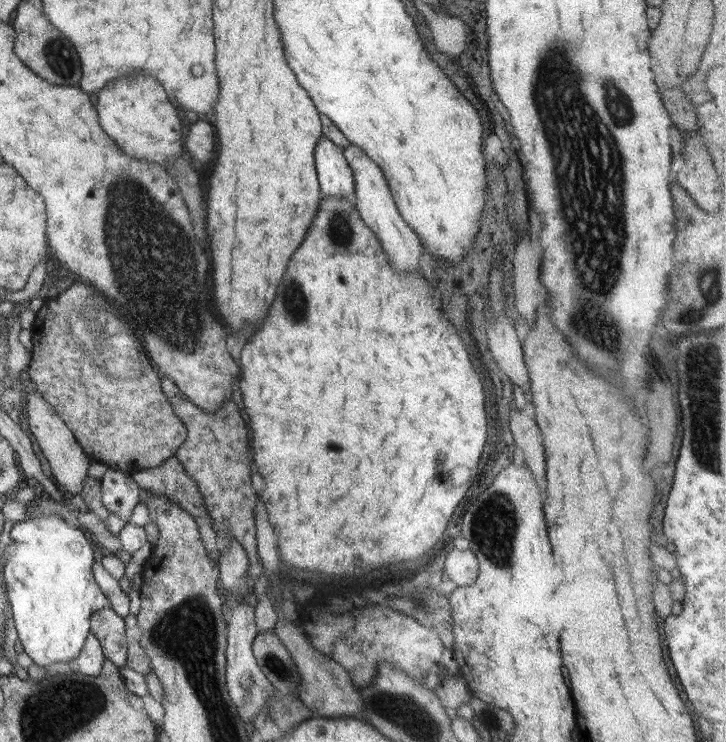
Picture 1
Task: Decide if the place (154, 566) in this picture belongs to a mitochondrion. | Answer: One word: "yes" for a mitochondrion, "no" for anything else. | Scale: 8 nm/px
no

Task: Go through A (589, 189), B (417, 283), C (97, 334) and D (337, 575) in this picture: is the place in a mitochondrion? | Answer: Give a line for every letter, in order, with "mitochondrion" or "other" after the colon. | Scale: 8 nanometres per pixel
A: mitochondrion
B: other
C: mitochondrion
D: other

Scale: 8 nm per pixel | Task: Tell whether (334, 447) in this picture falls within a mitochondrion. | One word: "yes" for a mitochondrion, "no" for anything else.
no

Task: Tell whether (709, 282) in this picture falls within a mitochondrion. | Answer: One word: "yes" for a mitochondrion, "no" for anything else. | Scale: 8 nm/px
yes

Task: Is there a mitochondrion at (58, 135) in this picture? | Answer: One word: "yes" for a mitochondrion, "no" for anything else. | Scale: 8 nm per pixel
no

